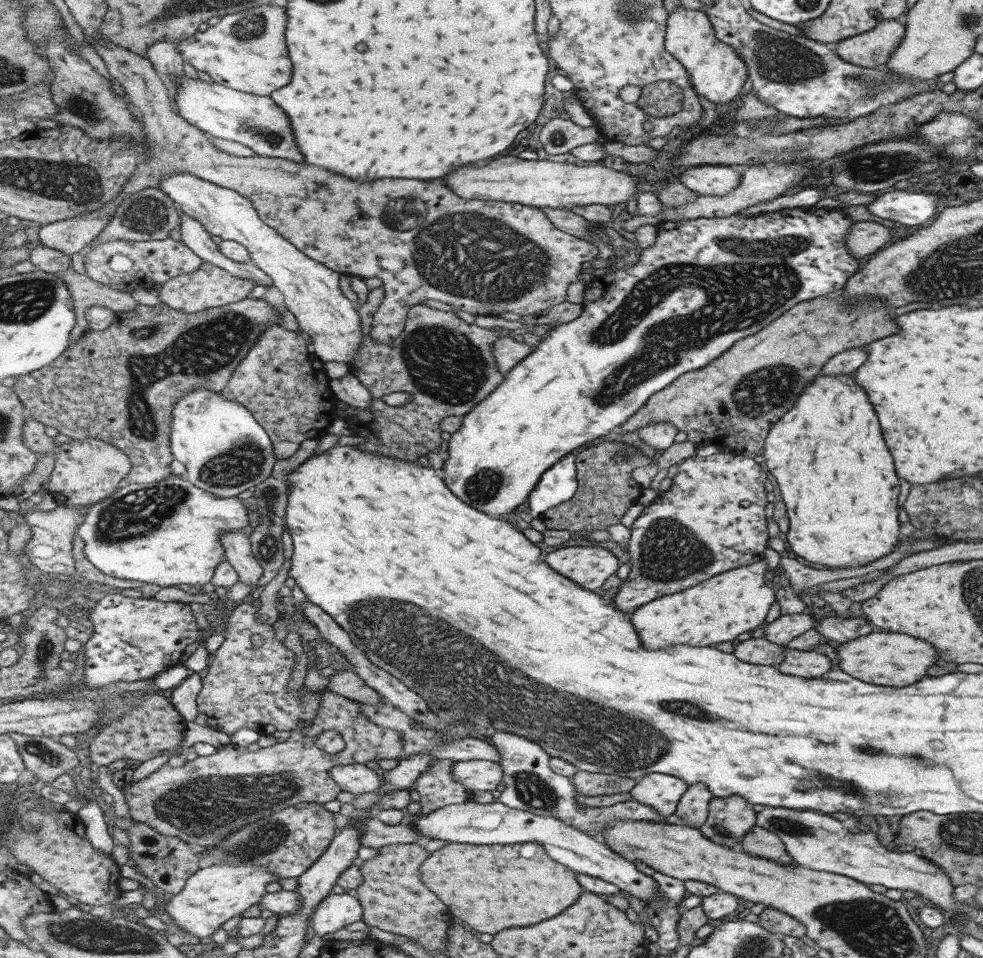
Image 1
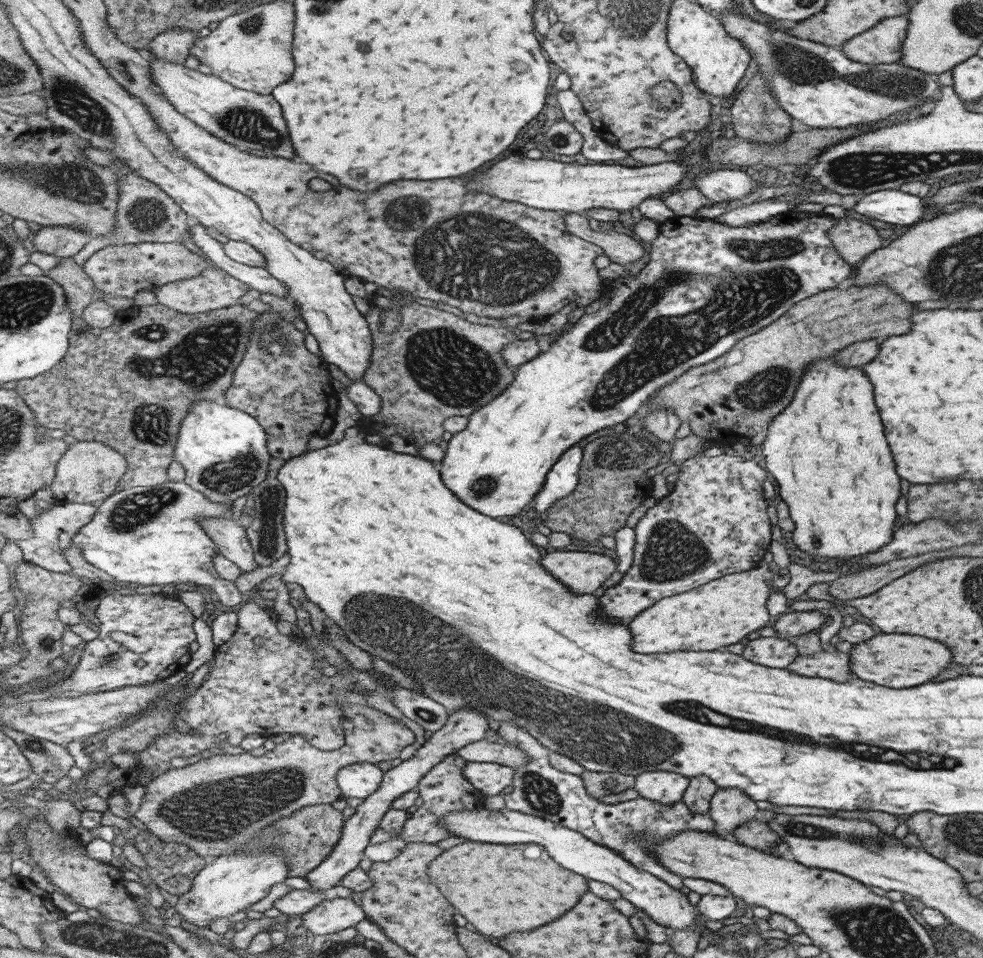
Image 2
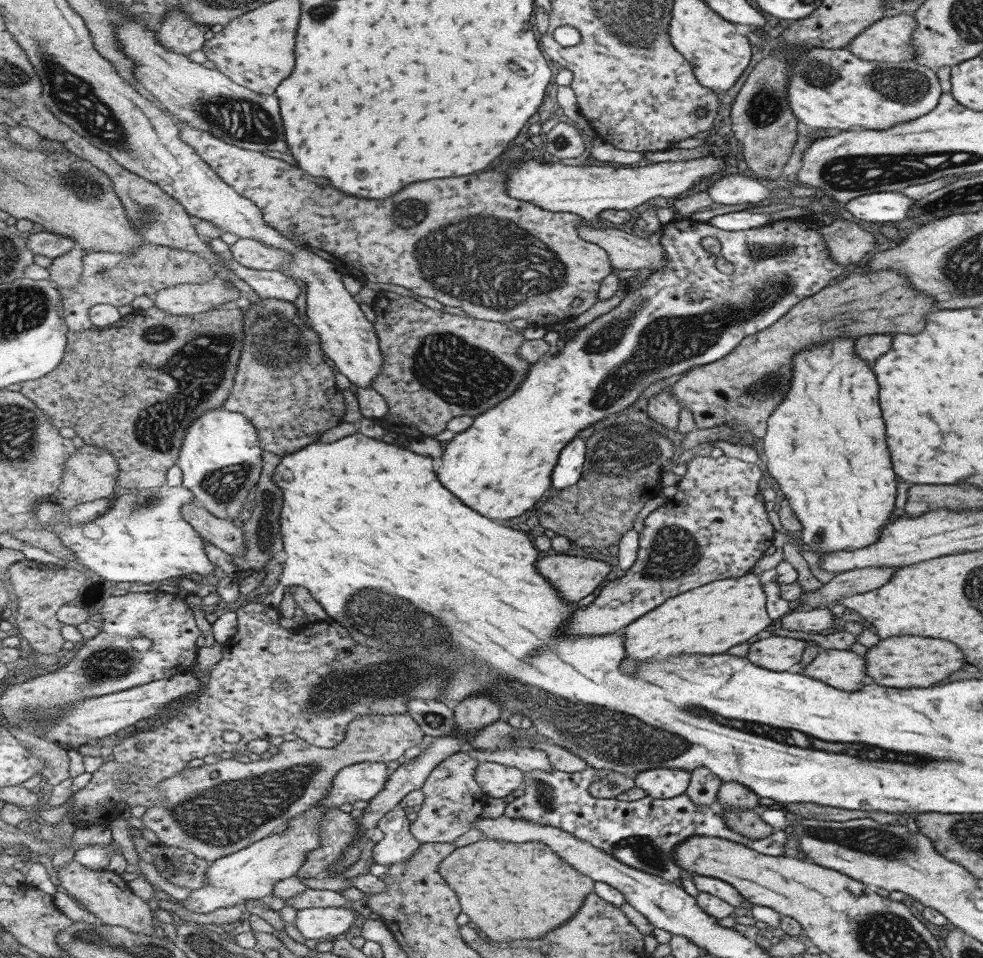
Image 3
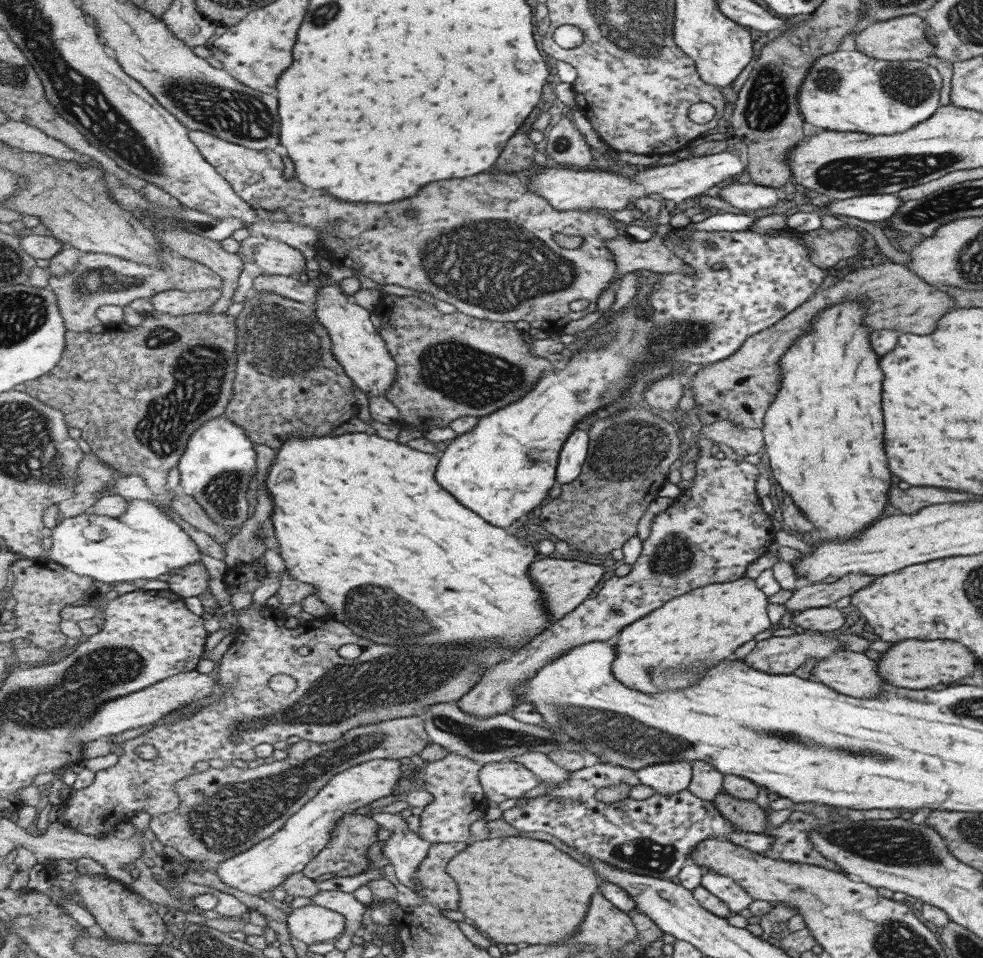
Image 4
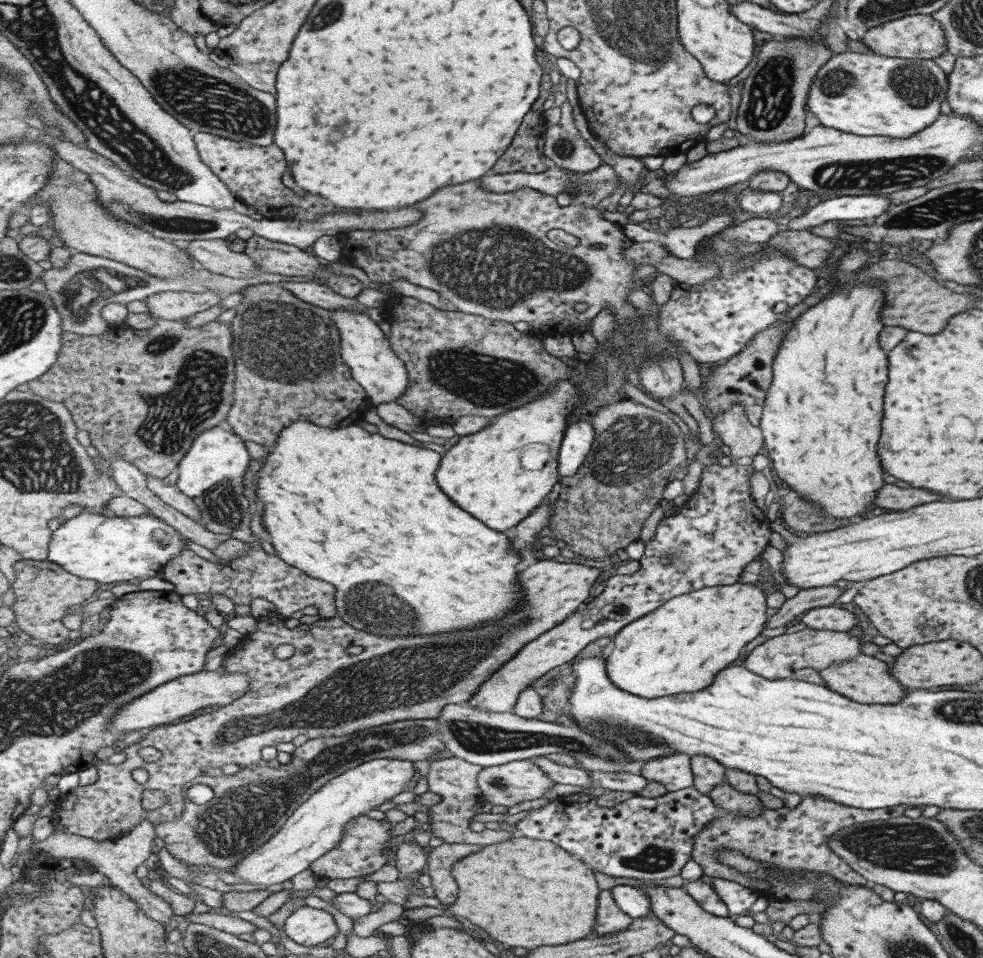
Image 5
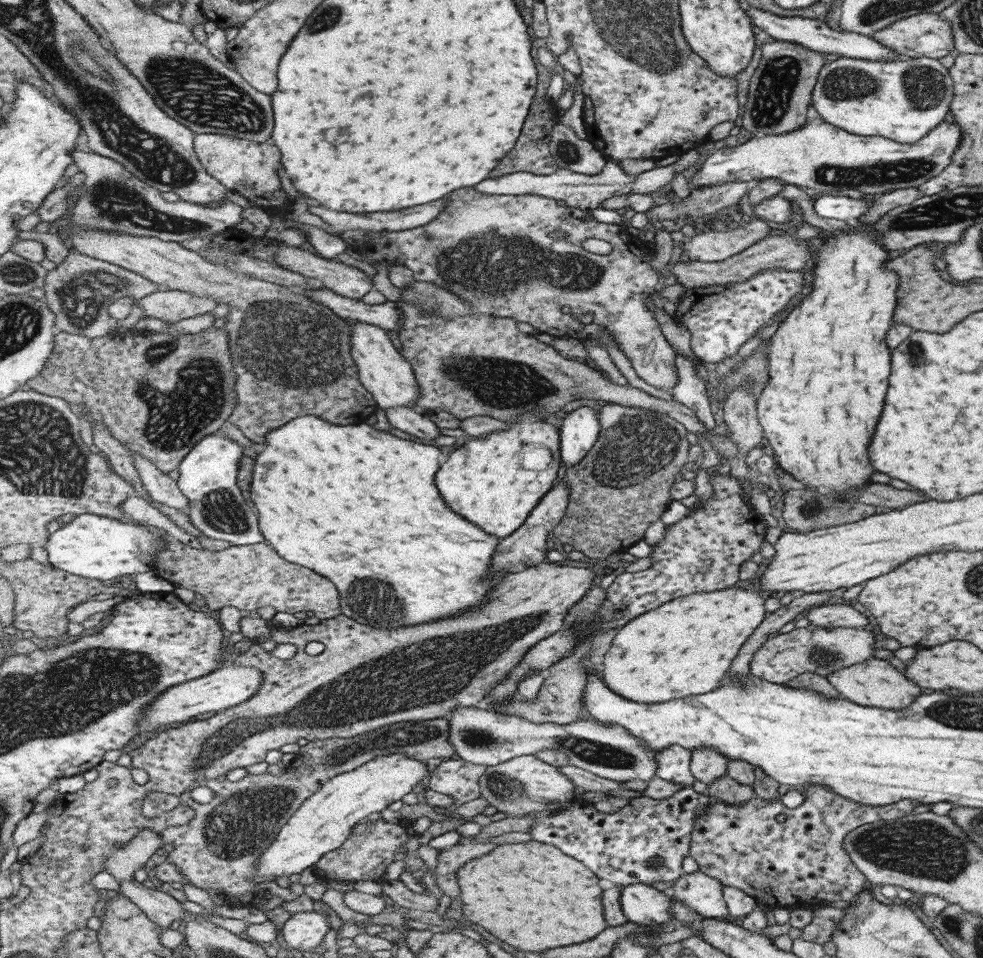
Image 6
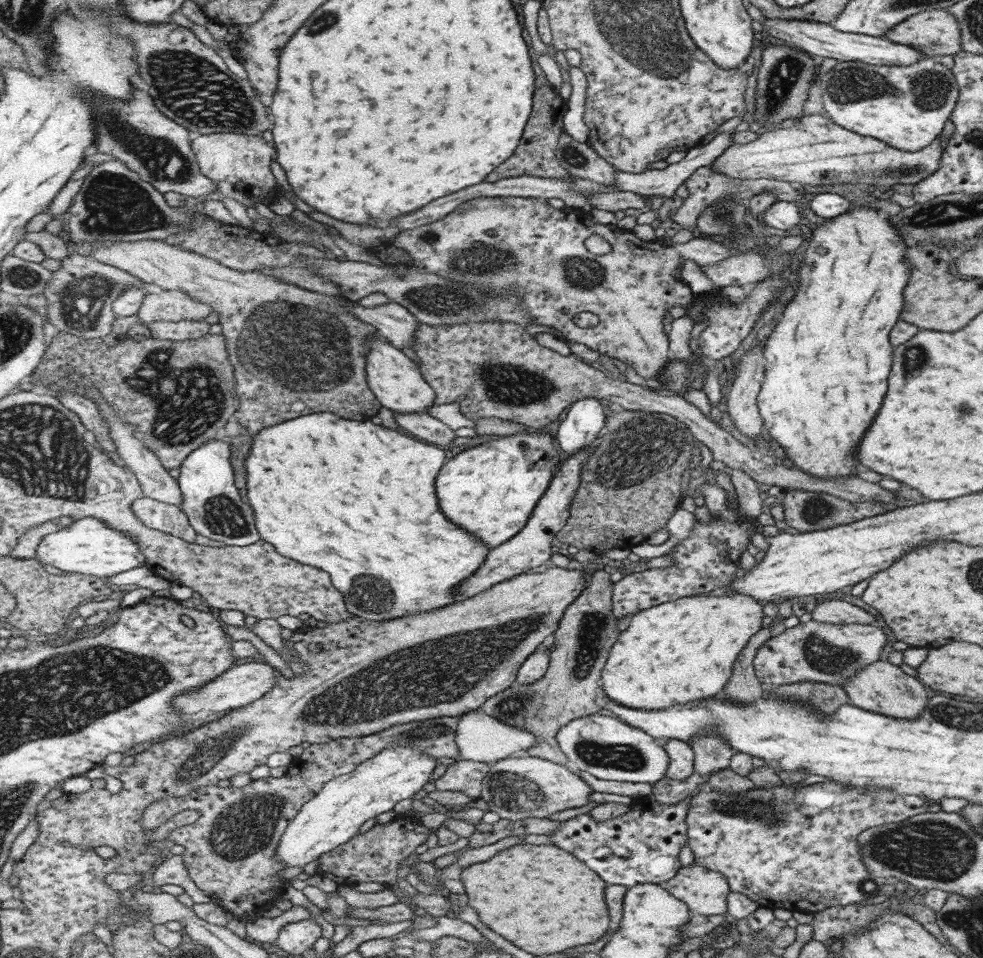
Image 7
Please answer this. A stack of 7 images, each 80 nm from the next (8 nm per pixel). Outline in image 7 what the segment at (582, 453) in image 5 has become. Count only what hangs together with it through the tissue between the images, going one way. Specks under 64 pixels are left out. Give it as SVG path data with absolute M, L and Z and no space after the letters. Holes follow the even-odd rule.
M580 398L560 421L556 435L560 448L573 456L592 446L605 428L609 404L599 398Z

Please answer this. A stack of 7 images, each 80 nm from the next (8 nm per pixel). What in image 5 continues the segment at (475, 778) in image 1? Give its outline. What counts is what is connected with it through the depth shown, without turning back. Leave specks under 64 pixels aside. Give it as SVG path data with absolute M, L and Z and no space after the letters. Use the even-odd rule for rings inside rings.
M521 759L484 768L478 783L485 800L509 808L519 802L543 798L557 782L547 776L537 761Z

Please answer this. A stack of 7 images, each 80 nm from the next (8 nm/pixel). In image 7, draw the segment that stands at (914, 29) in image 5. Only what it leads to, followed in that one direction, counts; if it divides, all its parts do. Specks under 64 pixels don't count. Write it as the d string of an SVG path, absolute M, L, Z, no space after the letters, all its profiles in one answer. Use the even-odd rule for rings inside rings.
M946 9L918 12L898 22L883 35L895 44L918 50L925 57L938 59L960 51L959 27Z

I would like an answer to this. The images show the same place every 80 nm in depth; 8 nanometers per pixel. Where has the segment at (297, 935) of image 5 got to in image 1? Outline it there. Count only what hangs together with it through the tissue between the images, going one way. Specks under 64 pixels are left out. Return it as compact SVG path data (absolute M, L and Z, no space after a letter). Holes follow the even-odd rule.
M330 893L324 898L312 915L311 924L319 935L337 932L353 922L363 920L363 906L351 894Z

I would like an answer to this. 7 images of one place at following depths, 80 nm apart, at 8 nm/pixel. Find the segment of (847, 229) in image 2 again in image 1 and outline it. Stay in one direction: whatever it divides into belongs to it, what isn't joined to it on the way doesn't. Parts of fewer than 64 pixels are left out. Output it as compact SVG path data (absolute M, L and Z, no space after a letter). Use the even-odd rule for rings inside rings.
M857 221L851 225L843 244L852 257L859 259L865 254L876 252L885 244L889 245L891 236L891 228L888 229L877 222Z

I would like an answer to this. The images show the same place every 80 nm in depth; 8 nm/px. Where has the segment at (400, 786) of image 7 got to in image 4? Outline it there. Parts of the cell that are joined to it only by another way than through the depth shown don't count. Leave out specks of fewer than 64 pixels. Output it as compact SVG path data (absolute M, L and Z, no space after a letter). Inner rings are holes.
M389 759L370 760L335 774L313 800L285 822L279 832L263 839L247 852L241 852L241 855L218 864L216 873L231 888L253 896L277 888L289 876L303 872L311 860L319 856L319 852L331 842L335 827L343 816L392 794L401 777L401 762Z

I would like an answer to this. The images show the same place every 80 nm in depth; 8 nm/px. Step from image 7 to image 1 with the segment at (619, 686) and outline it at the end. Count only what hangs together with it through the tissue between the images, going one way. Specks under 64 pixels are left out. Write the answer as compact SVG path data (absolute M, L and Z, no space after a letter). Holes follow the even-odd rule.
M765 559L754 562L746 567L734 568L713 576L699 584L699 588L687 588L687 591L663 596L639 608L629 618L637 629L645 648L659 650L673 644L689 644L689 646L713 647L717 643L731 642L738 634L750 632L762 626L771 603L775 600L775 589L769 588L763 580L763 572L767 569Z

